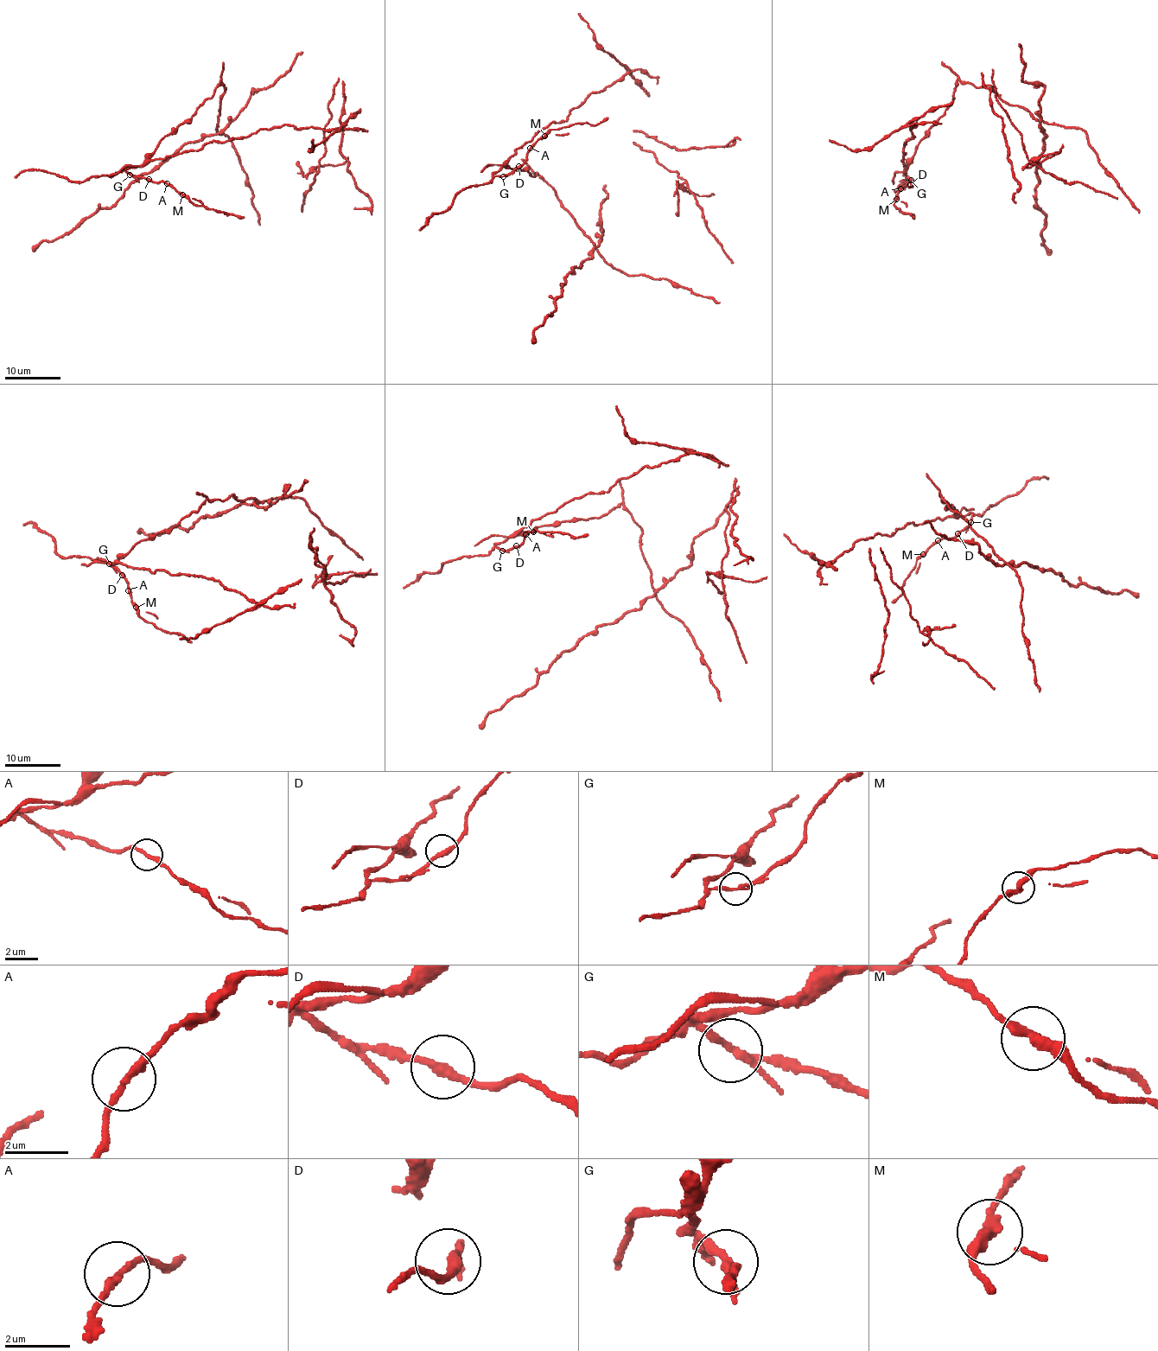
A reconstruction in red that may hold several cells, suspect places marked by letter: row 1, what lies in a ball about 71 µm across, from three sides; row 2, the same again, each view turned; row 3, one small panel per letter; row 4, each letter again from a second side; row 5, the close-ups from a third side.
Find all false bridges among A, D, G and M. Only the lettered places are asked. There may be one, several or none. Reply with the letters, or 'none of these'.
G, M

